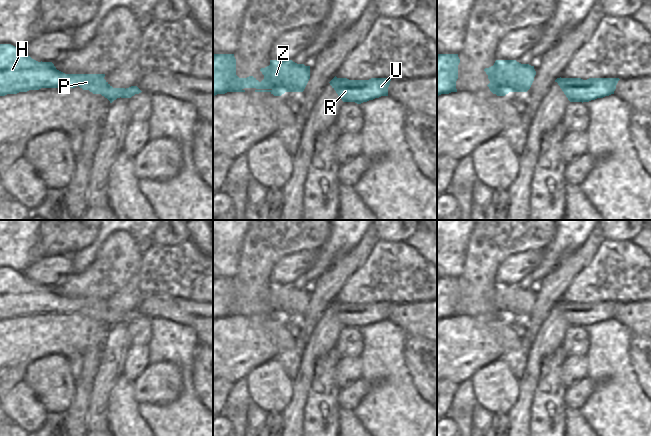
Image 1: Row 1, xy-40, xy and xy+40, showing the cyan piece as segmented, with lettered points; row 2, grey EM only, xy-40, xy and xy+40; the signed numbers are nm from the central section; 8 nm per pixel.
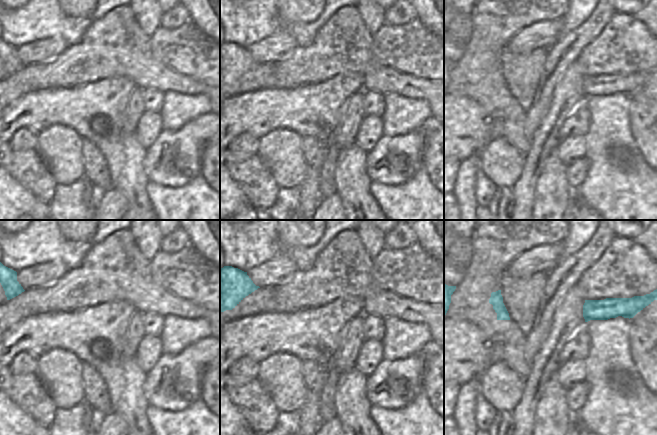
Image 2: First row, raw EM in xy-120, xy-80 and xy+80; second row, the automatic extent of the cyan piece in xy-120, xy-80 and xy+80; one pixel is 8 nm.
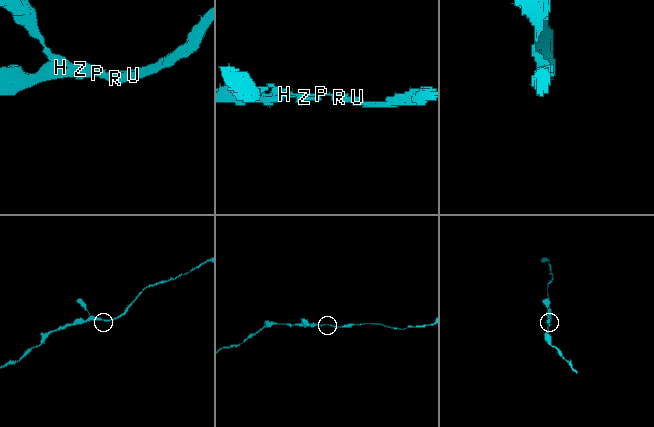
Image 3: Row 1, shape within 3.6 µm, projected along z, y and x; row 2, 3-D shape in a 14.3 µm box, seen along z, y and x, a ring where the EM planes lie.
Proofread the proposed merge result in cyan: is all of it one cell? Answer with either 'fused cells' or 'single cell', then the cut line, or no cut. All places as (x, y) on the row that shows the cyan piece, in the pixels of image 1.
single cell | no cut

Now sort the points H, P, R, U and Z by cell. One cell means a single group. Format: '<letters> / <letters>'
H P R U Z

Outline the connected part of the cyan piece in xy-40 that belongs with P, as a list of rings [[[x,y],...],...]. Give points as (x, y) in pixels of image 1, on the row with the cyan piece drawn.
[[[0,44],[0,96],[27,92],[29,90],[39,90],[41,88],[75,88],[79,86],[93,94],[101,94],[112,103],[117,98],[131,98],[135,94],[142,92],[137,86],[131,86],[126,89],[113,88],[104,77],[105,74],[65,74],[57,70],[52,62],[38,62],[32,59],[22,48],[17,48],[11,44]]]

